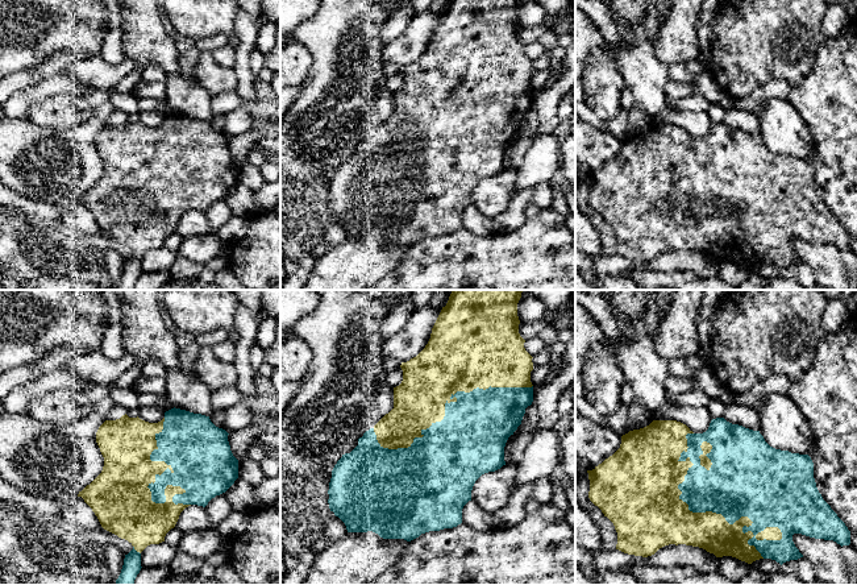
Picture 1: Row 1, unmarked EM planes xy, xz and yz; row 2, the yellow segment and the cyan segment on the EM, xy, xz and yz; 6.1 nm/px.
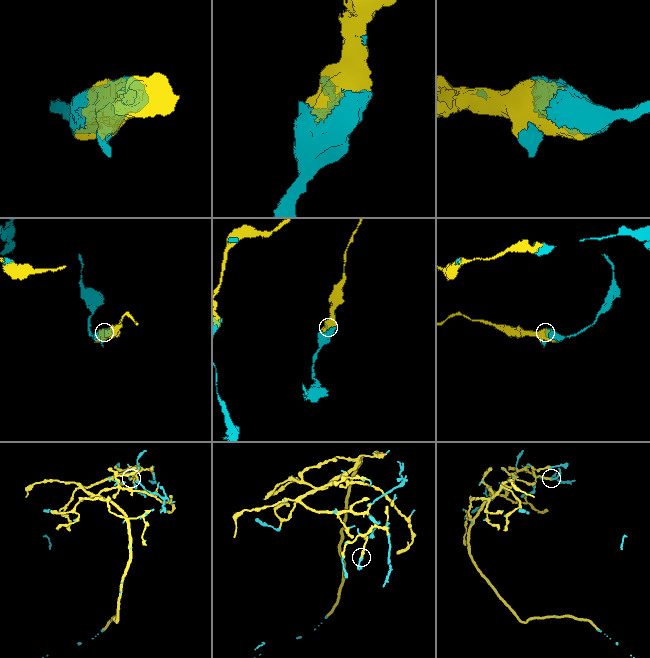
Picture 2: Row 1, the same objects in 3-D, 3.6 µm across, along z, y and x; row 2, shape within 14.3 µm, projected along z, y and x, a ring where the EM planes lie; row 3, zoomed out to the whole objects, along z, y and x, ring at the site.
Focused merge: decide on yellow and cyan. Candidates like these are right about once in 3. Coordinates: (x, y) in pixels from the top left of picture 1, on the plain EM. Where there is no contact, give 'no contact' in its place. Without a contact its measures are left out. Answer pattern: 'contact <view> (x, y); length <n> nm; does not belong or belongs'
contact yz (702, 218); length 900 nm; belongs

